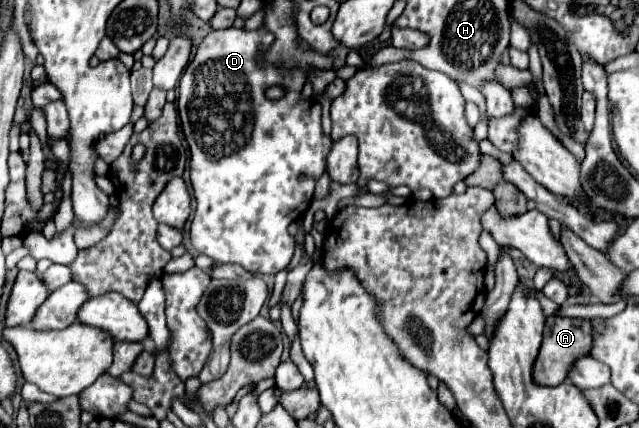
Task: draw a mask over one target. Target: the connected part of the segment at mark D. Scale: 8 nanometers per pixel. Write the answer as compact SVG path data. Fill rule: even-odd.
M226 28L226 30L214 30L210 32L202 44L196 50L194 60L188 64L188 68L184 70L180 84L178 84L178 112L180 112L180 120L182 120L182 130L184 136L188 140L190 146L190 182L192 182L192 190L194 190L194 198L196 198L196 212L192 218L192 228L190 228L190 240L192 246L200 252L206 254L210 258L214 258L216 262L232 262L232 264L240 264L242 268L246 268L252 274L278 274L282 268L286 268L294 256L294 238L288 234L288 226L302 218L304 212L308 210L310 202L312 202L312 194L314 194L314 184L316 180L322 176L324 168L326 168L326 154L332 148L332 140L330 136L322 134L322 126L320 126L320 116L322 116L322 106L318 104L318 100L308 98L302 100L300 98L300 90L304 86L304 74L296 72L288 72L282 74L278 68L264 68L260 66L260 46L268 48L274 42L274 36L266 30L242 30L242 28ZM270 86L282 86L284 88L284 96L278 100L270 100L266 98L266 90Z

